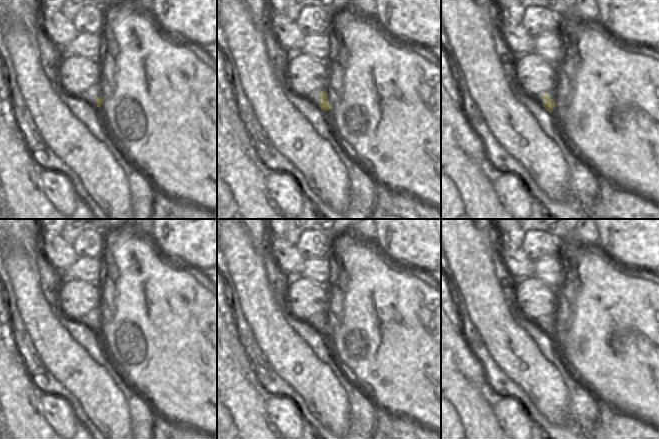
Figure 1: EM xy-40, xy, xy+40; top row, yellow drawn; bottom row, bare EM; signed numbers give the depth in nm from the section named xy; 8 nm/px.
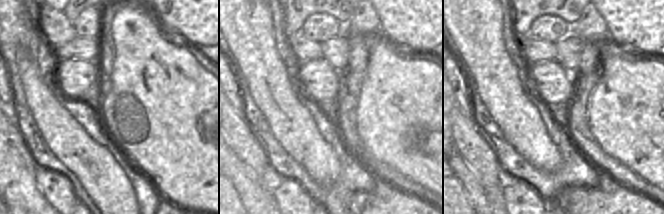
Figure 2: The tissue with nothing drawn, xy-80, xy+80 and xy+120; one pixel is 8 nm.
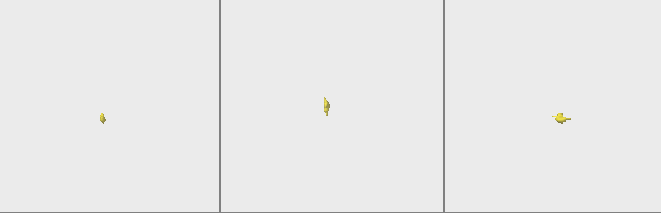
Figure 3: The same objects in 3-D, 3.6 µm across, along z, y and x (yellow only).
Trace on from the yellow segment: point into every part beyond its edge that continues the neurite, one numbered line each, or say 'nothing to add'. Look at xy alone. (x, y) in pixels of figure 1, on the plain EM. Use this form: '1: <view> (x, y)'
1: xy (314, 319)

